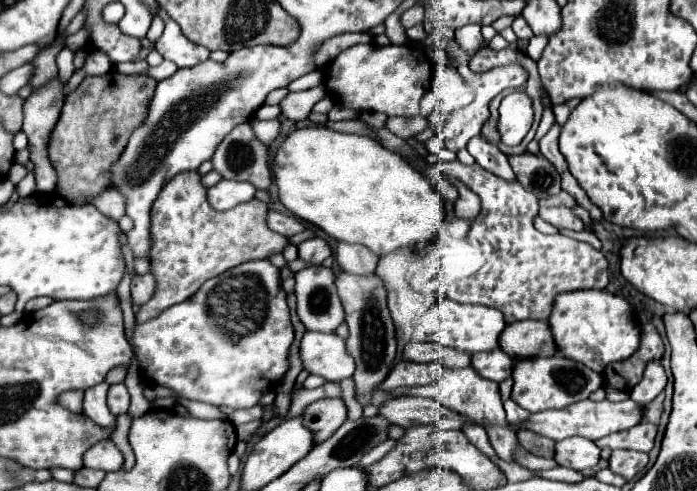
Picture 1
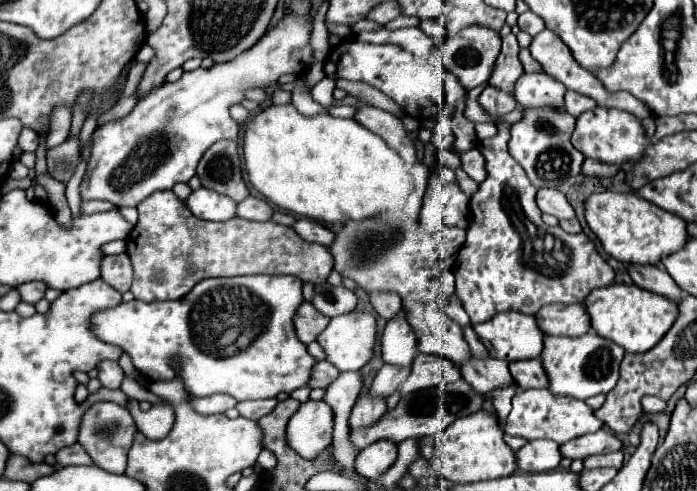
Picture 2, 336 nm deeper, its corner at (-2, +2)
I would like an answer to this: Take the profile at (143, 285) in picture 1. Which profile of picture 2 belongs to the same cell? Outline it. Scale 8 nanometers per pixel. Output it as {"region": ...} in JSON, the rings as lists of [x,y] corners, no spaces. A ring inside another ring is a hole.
{"region":[[[127,254],[119,256],[103,256],[101,258],[101,278],[113,286],[117,292],[127,292],[133,280],[133,268]]]}

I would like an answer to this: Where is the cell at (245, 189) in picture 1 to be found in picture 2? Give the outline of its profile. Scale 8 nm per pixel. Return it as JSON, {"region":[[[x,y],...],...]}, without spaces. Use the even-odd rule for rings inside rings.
{"region":[[[199,188],[189,194],[185,206],[201,220],[229,220],[235,216],[235,202],[215,190]]]}

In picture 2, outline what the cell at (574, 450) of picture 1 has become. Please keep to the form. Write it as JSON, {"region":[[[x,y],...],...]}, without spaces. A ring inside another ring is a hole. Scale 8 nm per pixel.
{"region":[[[531,440],[515,452],[519,472],[549,472],[561,462],[559,444],[551,440]]]}

